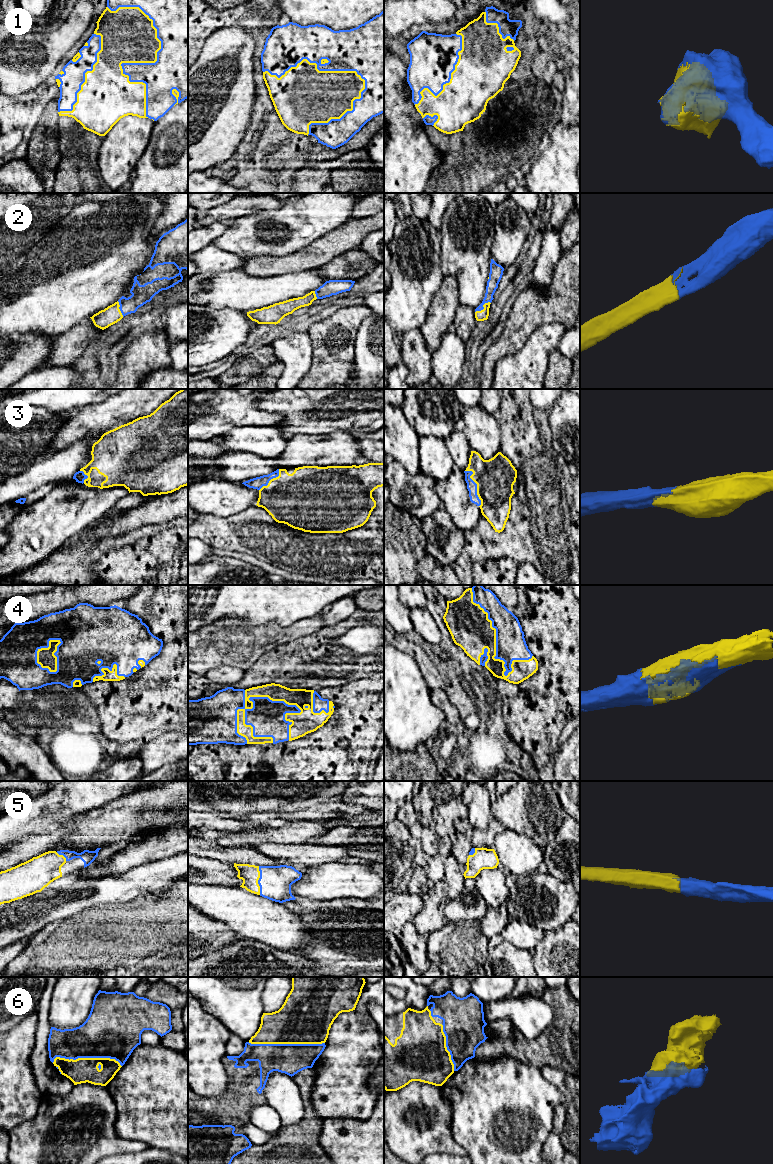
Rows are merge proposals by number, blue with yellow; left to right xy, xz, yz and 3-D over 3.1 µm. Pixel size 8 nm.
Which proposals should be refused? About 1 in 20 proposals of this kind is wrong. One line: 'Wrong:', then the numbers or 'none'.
Wrong: none

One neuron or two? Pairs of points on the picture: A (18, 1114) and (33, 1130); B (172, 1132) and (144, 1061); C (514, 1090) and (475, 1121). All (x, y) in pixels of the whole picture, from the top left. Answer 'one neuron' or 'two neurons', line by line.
A: two neurons
B: one neuron
C: one neuron

